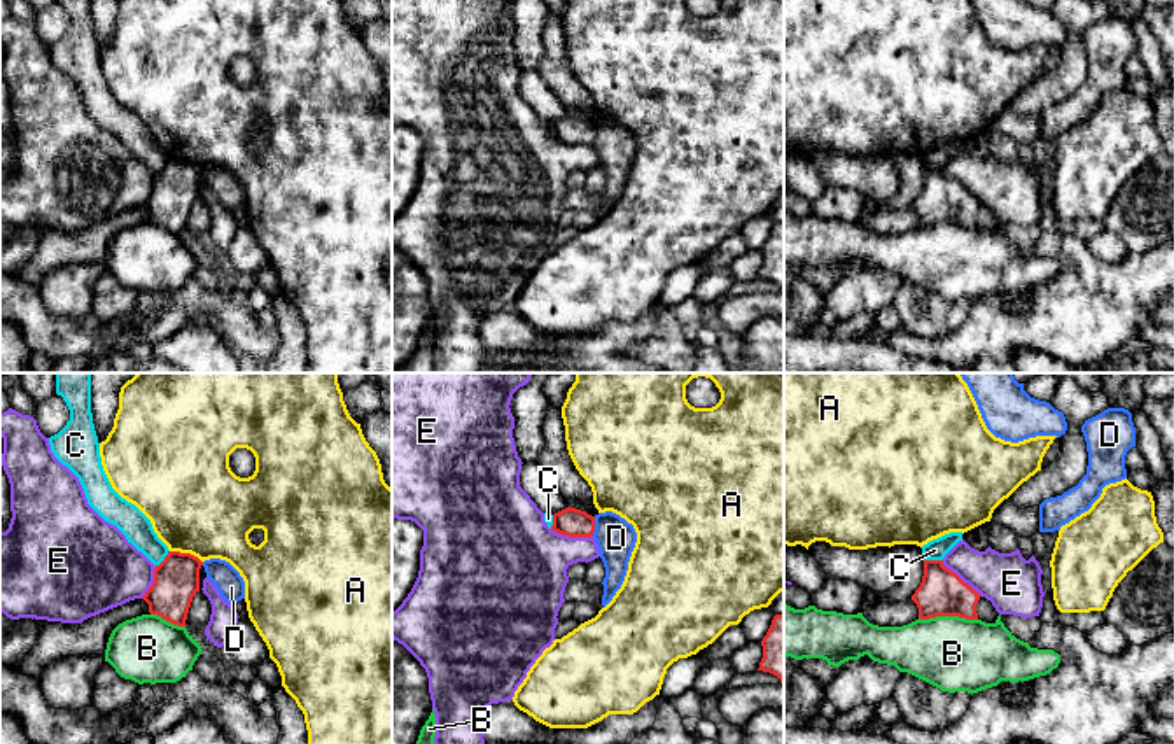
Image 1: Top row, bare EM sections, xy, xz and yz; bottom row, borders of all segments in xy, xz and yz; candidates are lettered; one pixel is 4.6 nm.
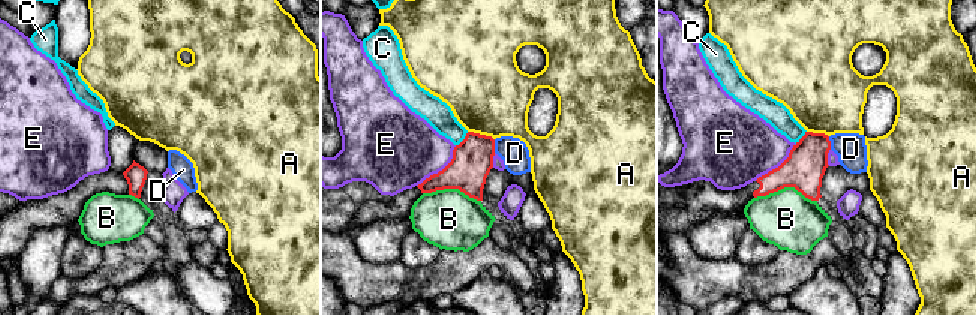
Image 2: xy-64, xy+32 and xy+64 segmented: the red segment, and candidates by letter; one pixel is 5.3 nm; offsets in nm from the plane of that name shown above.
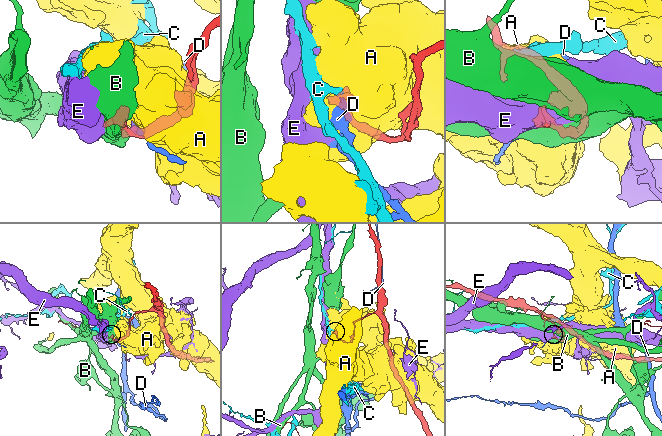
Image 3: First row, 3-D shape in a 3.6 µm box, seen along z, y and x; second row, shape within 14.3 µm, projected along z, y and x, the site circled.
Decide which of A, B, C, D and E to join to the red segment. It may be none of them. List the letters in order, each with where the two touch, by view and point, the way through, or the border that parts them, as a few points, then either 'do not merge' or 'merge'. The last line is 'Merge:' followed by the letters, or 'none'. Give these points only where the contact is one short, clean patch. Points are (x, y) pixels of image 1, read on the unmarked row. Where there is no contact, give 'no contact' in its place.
A: meets red in xy at (186, 161); do not merge
B: meets red in yz at (949, 223); do not merge
C: meets red in yz at (933, 168); border along yz (924, 167), (942, 168); do not merge
D: meets red in xz at (593, 133); border along xz (595, 125), (595, 139), (592, 142); do not merge
E: meets red in yz at (959, 186); do not merge
Merge: none

